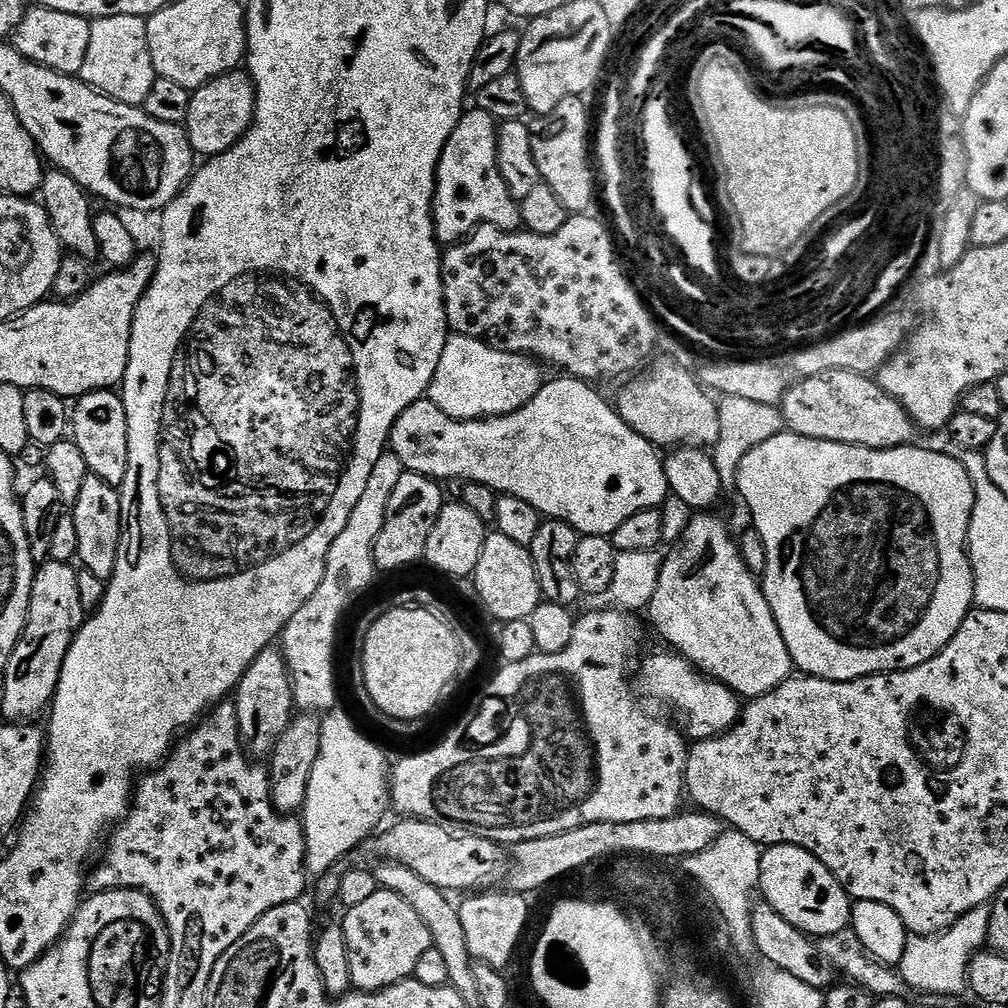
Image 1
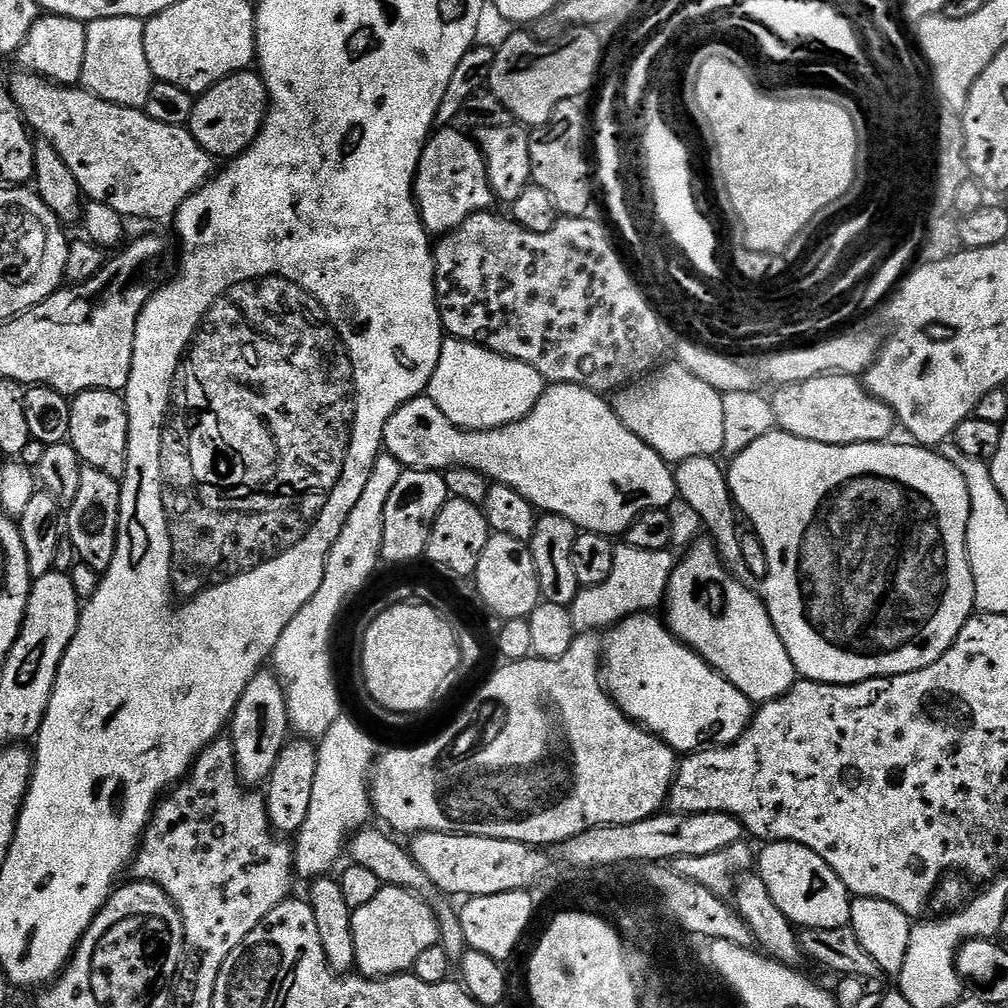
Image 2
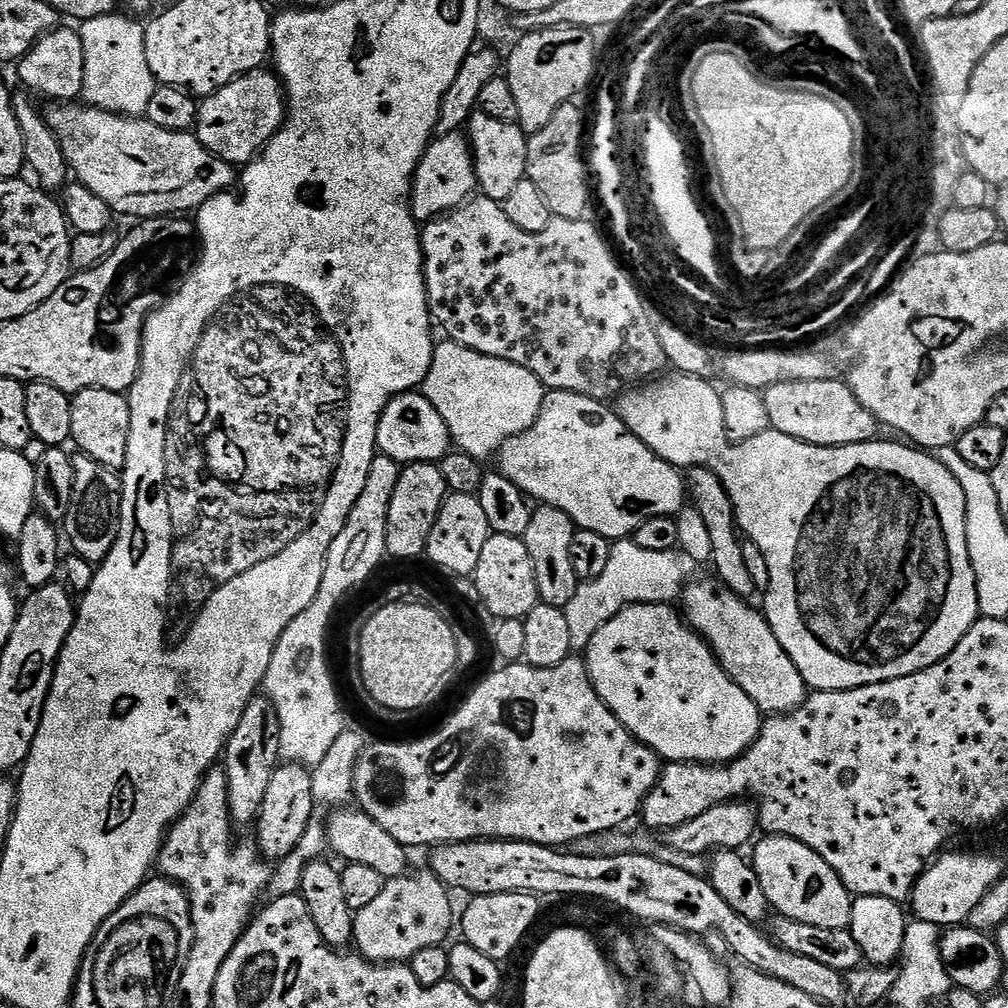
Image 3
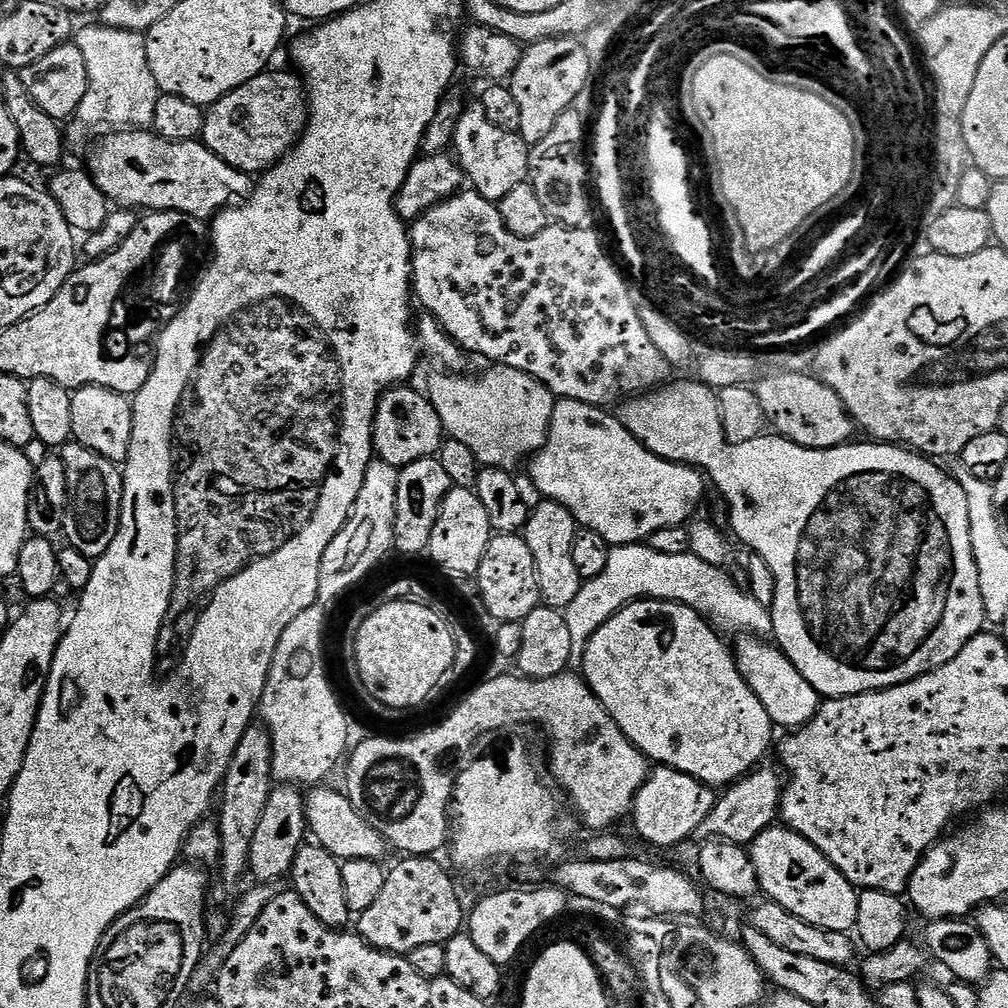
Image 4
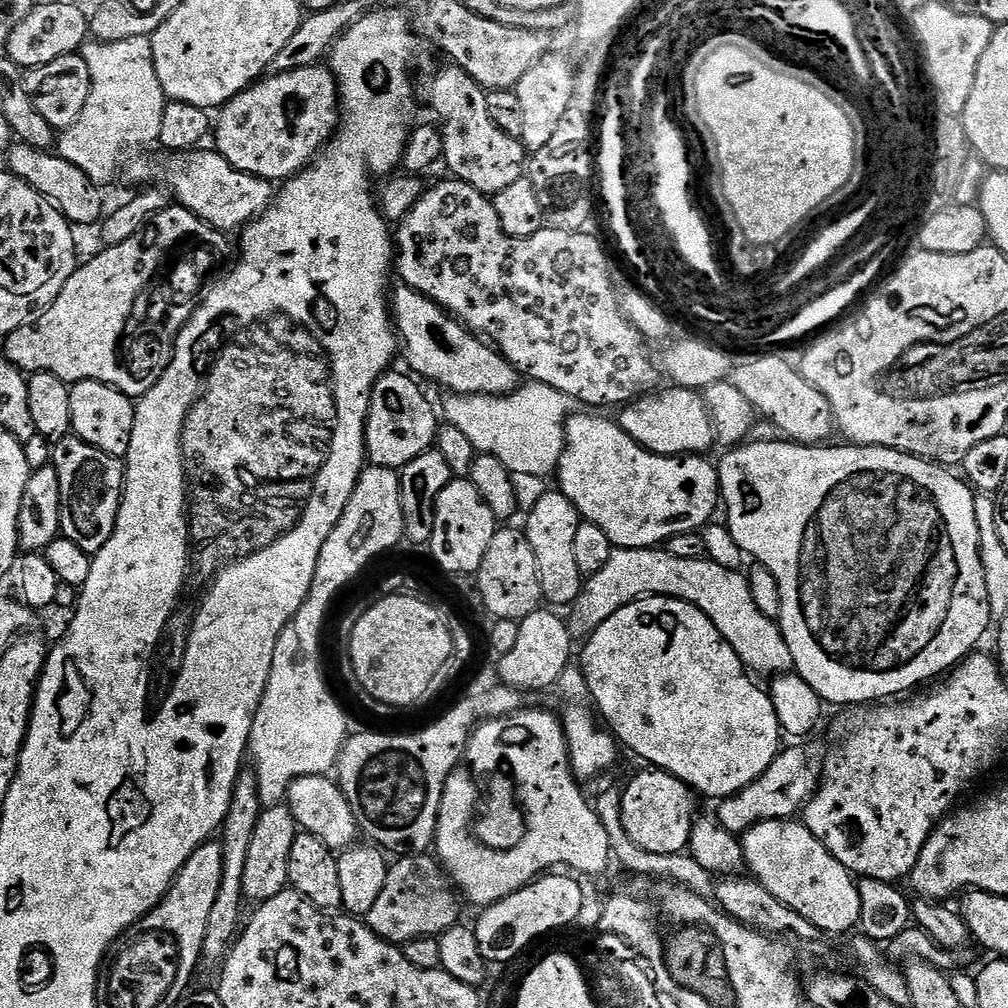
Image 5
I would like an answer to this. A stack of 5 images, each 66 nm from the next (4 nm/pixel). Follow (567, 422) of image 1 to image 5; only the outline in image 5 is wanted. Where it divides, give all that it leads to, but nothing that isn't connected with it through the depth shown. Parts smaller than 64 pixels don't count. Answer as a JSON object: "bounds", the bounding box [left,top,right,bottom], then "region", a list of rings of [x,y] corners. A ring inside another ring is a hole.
{"bounds":[364,371,722,549],"region":[[[396,371],[385,372],[372,388],[364,437],[368,447],[367,459],[373,465],[403,470],[407,464],[414,462],[414,458],[435,445],[438,412],[432,409],[431,402],[424,397],[423,390],[415,384],[417,381],[411,375],[403,376]],[[579,412],[569,416],[568,425],[564,427],[564,453],[554,476],[560,479],[559,491],[579,510],[581,521],[600,527],[616,548],[655,549],[667,545],[668,540],[678,534],[700,532],[715,517],[712,515],[722,497],[720,473],[713,461],[711,464],[700,454],[659,456],[647,452],[620,429],[615,419],[607,420],[604,414]]]}

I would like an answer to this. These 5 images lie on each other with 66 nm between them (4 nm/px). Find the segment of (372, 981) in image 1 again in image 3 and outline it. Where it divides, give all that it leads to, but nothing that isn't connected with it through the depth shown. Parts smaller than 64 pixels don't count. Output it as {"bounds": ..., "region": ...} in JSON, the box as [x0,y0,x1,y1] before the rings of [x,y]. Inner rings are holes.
{"bounds":[352,870,454,964],"region":[[[431,870],[414,872],[385,879],[382,894],[355,913],[352,939],[355,951],[365,960],[371,960],[373,964],[410,962],[418,950],[426,950],[426,946],[441,946],[452,928],[454,932],[448,885],[443,884]]]}

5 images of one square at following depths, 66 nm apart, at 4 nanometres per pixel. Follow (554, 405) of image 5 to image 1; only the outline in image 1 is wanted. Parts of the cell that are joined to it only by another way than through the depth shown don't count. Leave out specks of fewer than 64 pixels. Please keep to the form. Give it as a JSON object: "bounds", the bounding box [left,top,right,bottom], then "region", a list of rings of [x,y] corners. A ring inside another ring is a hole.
{"bounds":[426,335,546,420],"region":[[[449,335],[446,346],[442,350],[442,358],[438,358],[438,370],[434,370],[434,378],[430,382],[426,396],[442,414],[455,420],[485,420],[491,416],[505,416],[530,402],[534,394],[546,382],[546,376],[540,373],[541,365],[531,356],[518,352],[503,352],[491,348],[486,342],[475,340],[469,336]]]}

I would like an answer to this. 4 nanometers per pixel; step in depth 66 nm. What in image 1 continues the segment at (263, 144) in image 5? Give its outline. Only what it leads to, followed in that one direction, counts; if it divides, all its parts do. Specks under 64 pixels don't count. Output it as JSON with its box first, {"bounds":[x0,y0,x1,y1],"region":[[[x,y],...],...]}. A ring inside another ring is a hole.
{"bounds":[182,71,256,158],"region":[[[247,71],[227,72],[195,89],[190,98],[190,112],[182,125],[193,153],[200,158],[211,158],[229,152],[251,126],[255,109],[256,88]]]}

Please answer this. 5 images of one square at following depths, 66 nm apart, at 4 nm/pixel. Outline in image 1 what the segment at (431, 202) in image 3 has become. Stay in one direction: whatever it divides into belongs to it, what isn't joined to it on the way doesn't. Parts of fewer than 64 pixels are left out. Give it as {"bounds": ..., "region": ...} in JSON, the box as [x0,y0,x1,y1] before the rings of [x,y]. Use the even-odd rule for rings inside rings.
{"bounds":[432,107,521,245],"region":[[[473,107],[461,115],[442,150],[436,167],[436,198],[432,201],[432,225],[436,227],[436,238],[441,245],[459,244],[471,234],[473,228],[482,224],[493,224],[507,232],[517,231],[521,227],[519,203],[510,190],[506,190],[506,182],[502,182],[502,174],[498,170],[497,127],[498,122],[493,116]]]}

